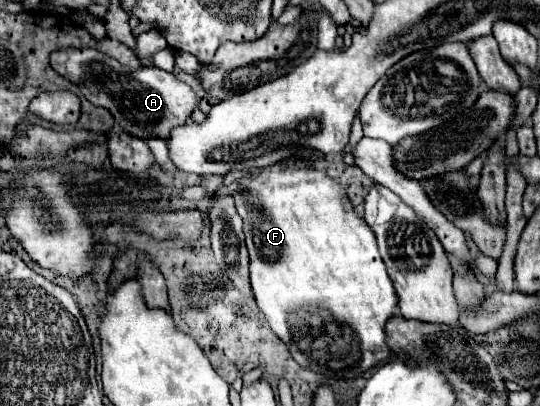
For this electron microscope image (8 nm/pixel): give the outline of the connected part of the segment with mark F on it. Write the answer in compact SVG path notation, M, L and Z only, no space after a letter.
M292 159L292 167L288 167L286 161L280 161L270 167L264 167L254 177L242 177L242 179L234 181L232 185L228 185L228 193L234 195L238 215L244 219L244 235L246 235L246 245L250 251L250 283L252 283L252 291L256 295L256 303L258 303L260 311L266 315L272 331L278 337L282 337L282 341L288 345L294 361L310 367L316 373L324 373L328 379L352 379L352 377L362 375L364 371L372 369L378 361L380 363L386 361L390 355L390 349L384 343L384 325L396 313L398 297L396 297L392 281L386 273L386 265L378 253L376 235L368 227L368 223L362 217L358 217L358 213L354 211L354 205L350 203L344 185L336 183L324 171L316 171L312 167L302 165L298 159Z

